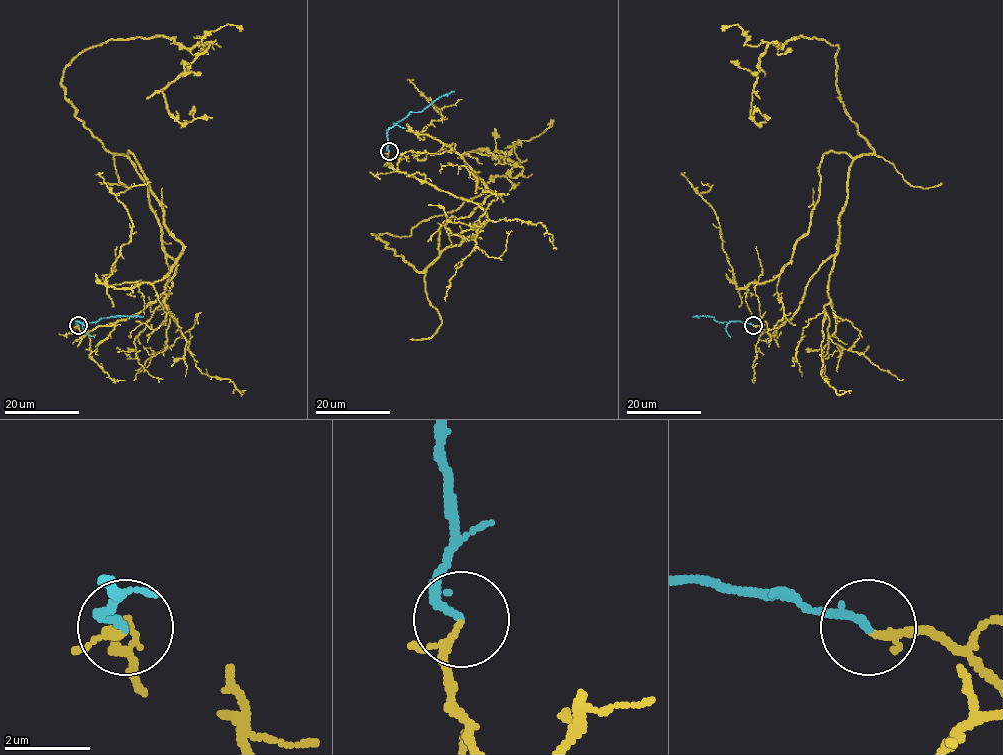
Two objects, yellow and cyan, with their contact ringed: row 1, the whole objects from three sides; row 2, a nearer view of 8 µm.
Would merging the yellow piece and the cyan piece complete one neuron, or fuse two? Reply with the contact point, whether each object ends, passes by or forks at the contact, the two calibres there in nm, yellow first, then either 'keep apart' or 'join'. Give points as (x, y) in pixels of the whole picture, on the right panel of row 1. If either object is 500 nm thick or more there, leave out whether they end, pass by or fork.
(753, 325) | yellow passes by | cyan ends | 120/180 nm | join

